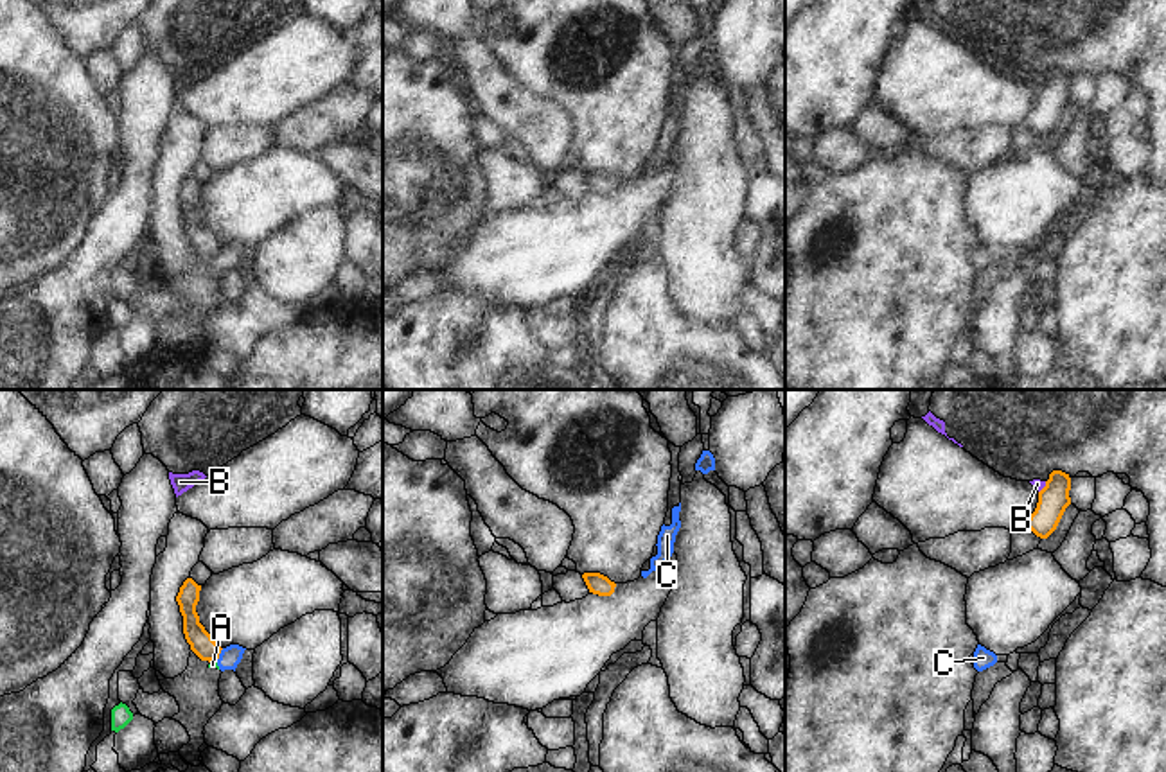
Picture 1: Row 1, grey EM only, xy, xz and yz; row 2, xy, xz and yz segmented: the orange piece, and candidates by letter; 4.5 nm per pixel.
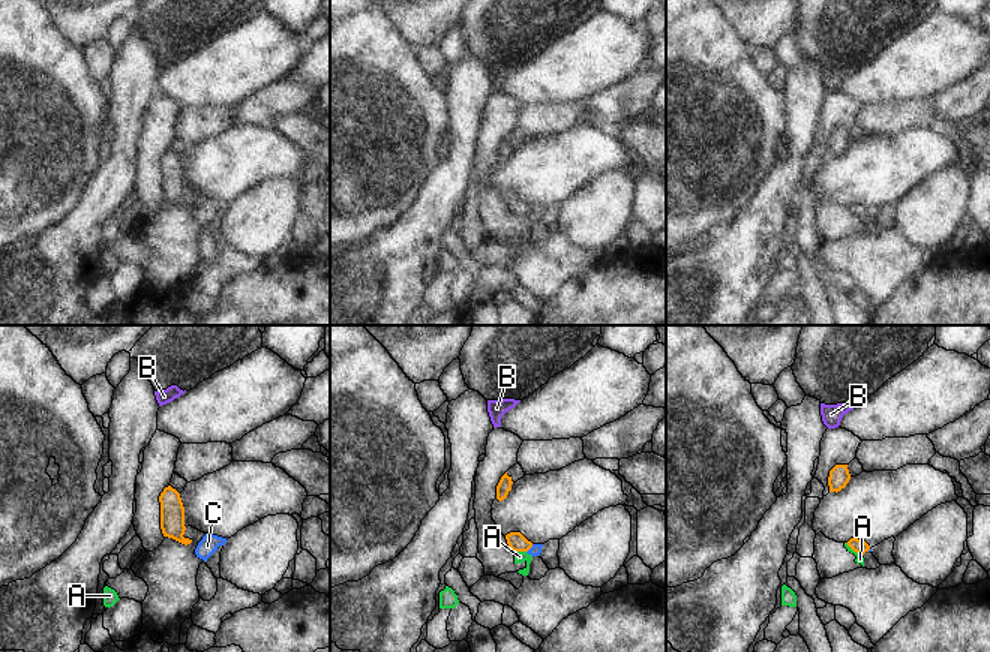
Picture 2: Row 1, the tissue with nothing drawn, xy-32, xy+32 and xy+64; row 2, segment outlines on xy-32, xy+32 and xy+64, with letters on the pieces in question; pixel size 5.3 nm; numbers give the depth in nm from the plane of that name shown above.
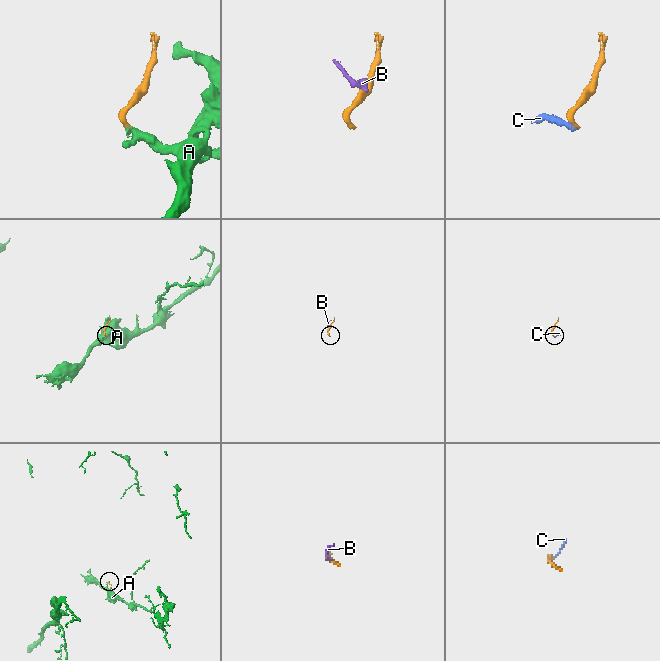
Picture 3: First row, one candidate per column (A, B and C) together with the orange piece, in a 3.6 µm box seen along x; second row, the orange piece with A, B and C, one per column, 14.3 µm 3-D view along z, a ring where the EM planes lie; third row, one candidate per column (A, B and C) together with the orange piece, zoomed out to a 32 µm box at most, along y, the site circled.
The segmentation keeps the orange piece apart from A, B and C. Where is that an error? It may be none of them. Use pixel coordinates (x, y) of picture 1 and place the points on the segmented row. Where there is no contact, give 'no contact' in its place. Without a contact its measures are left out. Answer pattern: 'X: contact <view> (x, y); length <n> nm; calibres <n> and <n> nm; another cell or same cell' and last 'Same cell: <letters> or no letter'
A: contact xy (212, 659); length 30 nm; calibres 110 and 30 nm; another cell
B: contact yz (1044, 487); length 70 nm; calibres 140 and 50 nm; another cell
C: contact xy (218, 656); length 70 nm; calibres 110 and 90 nm; another cell
Same cell: no letter

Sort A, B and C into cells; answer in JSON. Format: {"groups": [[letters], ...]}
{"groups": [["A", "C"], ["B"]]}

